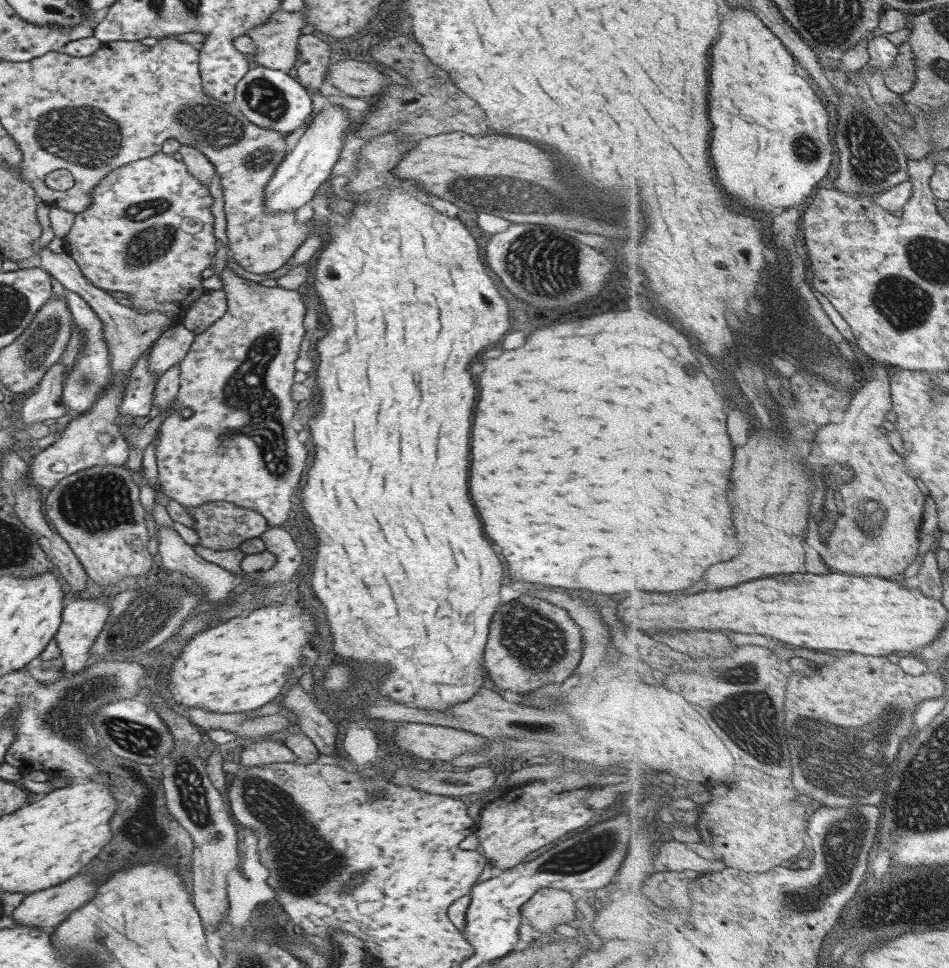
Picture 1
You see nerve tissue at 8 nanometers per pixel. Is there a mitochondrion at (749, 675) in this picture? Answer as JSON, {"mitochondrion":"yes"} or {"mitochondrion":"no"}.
{"mitochondrion":"yes"}

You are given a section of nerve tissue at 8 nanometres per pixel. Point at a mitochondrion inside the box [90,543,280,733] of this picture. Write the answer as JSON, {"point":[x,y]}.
{"point":[143,618]}

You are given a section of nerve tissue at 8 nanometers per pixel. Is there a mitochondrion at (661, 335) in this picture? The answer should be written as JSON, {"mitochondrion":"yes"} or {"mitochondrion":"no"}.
{"mitochondrion":"no"}

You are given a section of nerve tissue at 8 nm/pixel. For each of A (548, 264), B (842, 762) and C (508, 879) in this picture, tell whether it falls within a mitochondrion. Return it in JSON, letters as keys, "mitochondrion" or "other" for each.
{"A":"mitochondrion","B":"mitochondrion","C":"other"}

